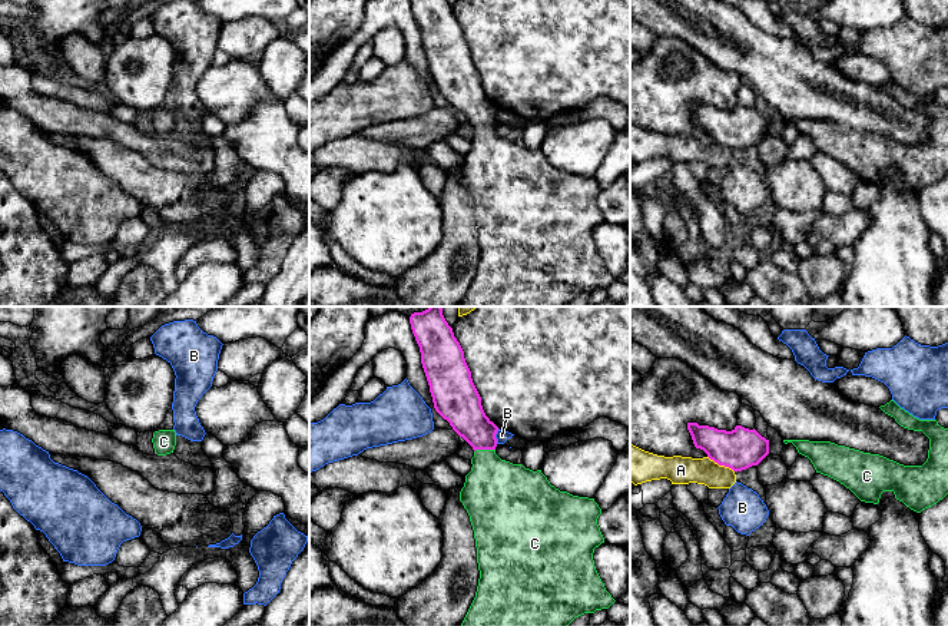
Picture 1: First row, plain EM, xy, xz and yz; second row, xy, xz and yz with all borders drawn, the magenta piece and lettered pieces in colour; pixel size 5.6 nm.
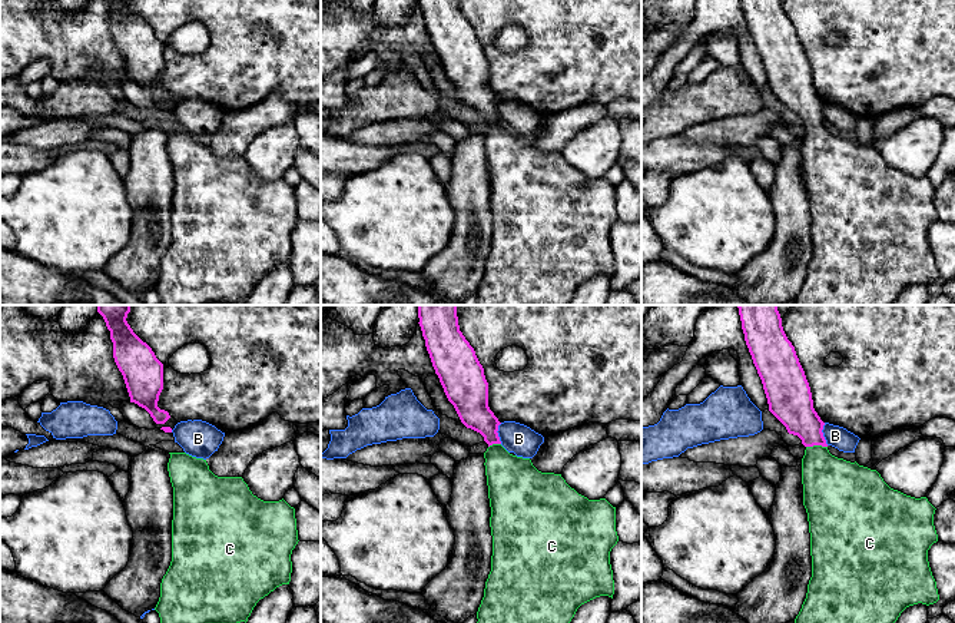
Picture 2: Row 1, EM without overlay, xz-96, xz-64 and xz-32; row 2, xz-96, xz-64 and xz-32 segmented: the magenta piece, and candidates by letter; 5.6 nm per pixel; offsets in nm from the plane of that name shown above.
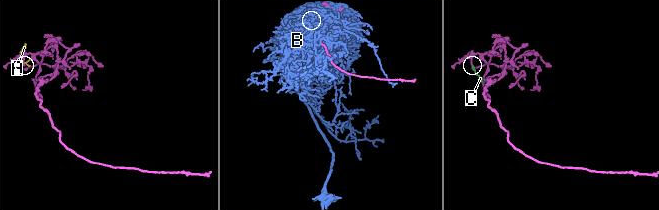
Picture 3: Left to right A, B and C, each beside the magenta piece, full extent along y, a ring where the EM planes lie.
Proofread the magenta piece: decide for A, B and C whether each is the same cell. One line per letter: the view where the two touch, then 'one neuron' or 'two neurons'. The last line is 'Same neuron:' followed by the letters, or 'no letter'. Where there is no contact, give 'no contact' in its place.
A: meets magenta in yz; two neurons
B: meets magenta in xz; two neurons
C: meets magenta in xz; one neuron
Same neuron: C

